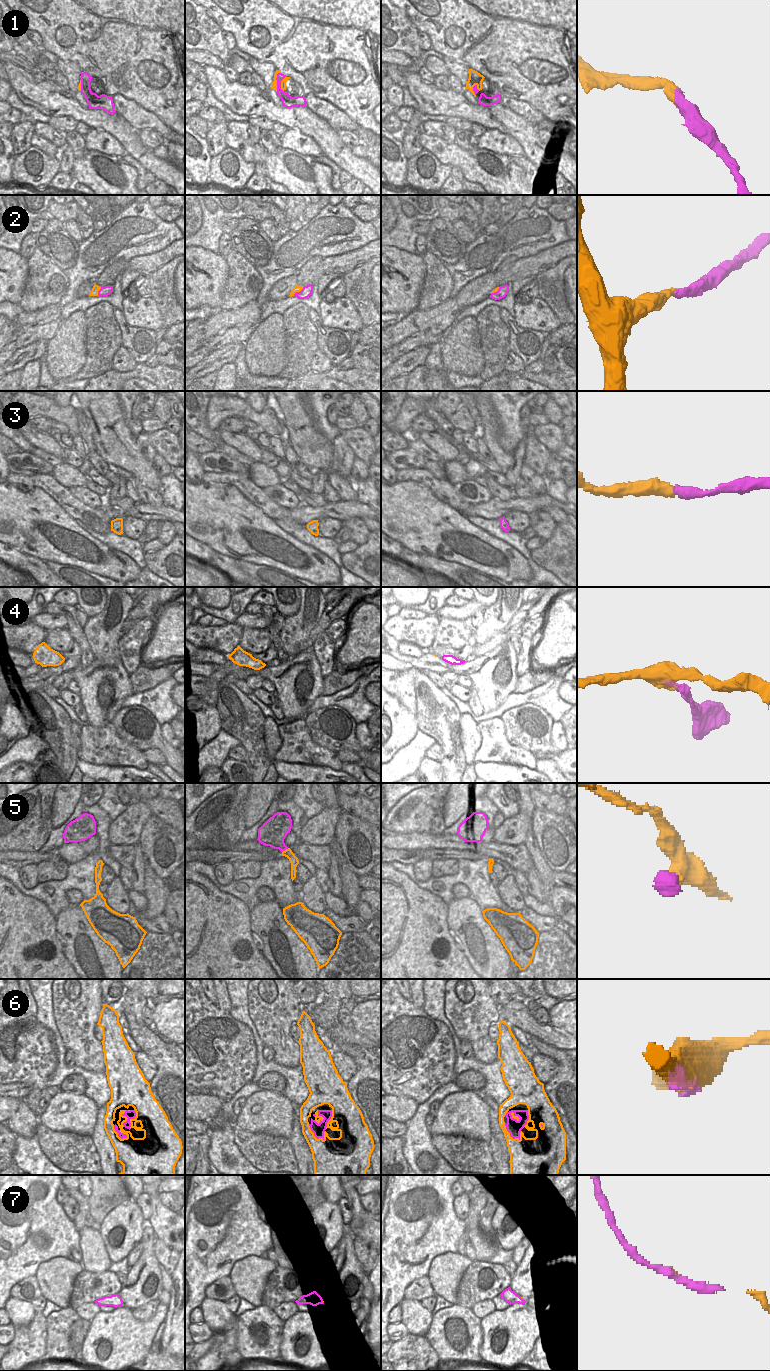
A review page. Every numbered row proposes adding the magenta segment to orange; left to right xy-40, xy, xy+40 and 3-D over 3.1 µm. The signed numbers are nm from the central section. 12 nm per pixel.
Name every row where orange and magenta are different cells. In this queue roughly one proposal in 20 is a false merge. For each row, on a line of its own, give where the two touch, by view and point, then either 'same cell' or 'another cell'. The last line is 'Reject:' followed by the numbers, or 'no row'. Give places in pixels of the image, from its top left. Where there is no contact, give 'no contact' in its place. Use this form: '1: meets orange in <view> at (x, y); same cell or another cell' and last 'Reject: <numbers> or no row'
1: meets orange in xy at (276, 81); same cell
2: meets orange in xy at (298, 291); same cell
3: no contact; same cell
4: no contact; same cell
5: meets orange in xy at (286, 849); same cell
6: meets orange in xy-40 at (132, 1119); same cell
7: no contact; same cell
Reject: no row

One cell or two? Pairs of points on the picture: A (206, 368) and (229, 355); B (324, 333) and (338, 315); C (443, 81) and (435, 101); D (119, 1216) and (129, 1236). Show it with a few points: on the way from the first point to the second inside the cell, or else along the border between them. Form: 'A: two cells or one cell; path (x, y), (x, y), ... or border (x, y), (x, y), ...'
A: one cell; path (212, 363), (217, 358), (223, 356)
B: two cells; border (318, 314), (325, 326), (338, 327), (351, 333)
C: two cells; border (433, 83), (441, 89), (449, 89)
D: one cell; path (123, 1221), (128, 1231)

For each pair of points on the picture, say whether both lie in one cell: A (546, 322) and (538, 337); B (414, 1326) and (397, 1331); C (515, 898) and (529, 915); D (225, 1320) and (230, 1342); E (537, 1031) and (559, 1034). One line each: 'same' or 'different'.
A: different
B: different
C: different
D: different
E: same

